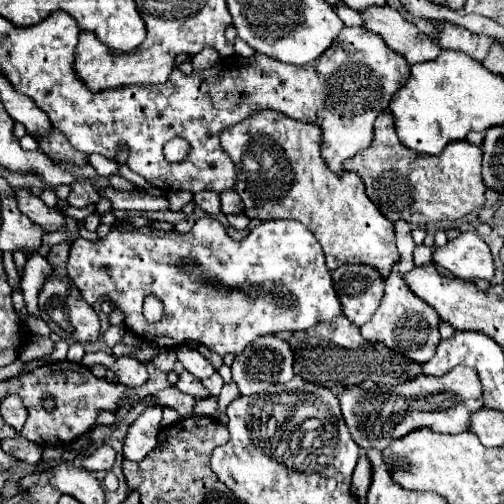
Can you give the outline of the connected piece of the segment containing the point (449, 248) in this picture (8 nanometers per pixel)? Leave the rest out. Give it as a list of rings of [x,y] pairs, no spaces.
[[[464,232],[434,252],[434,262],[450,270],[456,278],[472,280],[494,276],[494,258],[488,244],[474,232]]]

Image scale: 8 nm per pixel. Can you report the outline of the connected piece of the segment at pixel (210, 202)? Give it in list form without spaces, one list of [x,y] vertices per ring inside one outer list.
[[[202,190],[198,194],[194,194],[194,202],[198,208],[202,208],[206,214],[220,214],[220,196],[212,190]]]

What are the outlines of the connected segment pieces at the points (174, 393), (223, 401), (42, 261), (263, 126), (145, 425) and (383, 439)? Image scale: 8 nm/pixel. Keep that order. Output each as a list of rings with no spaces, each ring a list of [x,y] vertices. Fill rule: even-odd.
[[[170,386],[170,388],[162,390],[162,392],[156,392],[154,396],[158,398],[158,402],[160,402],[162,406],[172,406],[172,408],[176,408],[182,418],[188,416],[188,414],[192,414],[194,404],[198,402],[198,398],[194,398],[194,396],[190,396],[190,394],[184,394],[184,392],[180,392],[178,388],[174,388],[174,386]]]
[[[234,382],[224,384],[224,388],[222,388],[222,392],[220,392],[220,404],[218,404],[218,410],[216,410],[216,412],[224,412],[224,410],[226,410],[226,406],[230,404],[230,400],[232,400],[232,398],[236,398],[236,396],[240,396],[240,392],[238,392],[236,384],[234,384]]]
[[[32,254],[28,256],[28,262],[24,266],[24,274],[20,280],[20,288],[24,292],[24,300],[26,300],[26,308],[30,314],[38,316],[38,292],[44,284],[44,280],[50,274],[50,266],[46,264],[46,258],[40,254]]]
[[[258,110],[236,126],[222,130],[220,144],[238,168],[236,192],[244,202],[244,214],[248,218],[298,220],[308,226],[322,244],[330,270],[336,270],[342,264],[370,264],[378,268],[384,278],[388,276],[392,264],[398,260],[394,224],[388,222],[378,212],[376,204],[364,194],[364,182],[356,172],[342,170],[342,174],[336,174],[328,168],[320,154],[322,132],[316,124],[304,124],[276,110]],[[260,136],[284,148],[292,174],[286,174],[286,178],[284,174],[254,176],[240,168],[244,148],[250,148],[250,144],[254,144]]]
[[[150,406],[138,416],[138,420],[130,426],[126,434],[124,458],[140,462],[156,446],[160,420],[162,420],[162,406]]]
[[[458,366],[444,376],[418,376],[416,380],[398,386],[374,386],[372,390],[348,386],[340,392],[340,406],[354,442],[360,448],[384,450],[390,446],[390,440],[422,426],[446,434],[470,430],[468,422],[472,414],[484,408],[484,394],[478,374],[468,366]]]

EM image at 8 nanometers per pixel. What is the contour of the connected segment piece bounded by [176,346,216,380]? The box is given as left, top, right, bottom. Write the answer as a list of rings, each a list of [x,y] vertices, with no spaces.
[[[178,346],[178,348],[176,348],[176,356],[178,356],[178,360],[182,362],[182,366],[184,366],[190,374],[194,374],[196,378],[200,378],[200,380],[210,378],[210,376],[216,372],[216,368],[214,368],[200,352],[196,352],[196,350],[192,350],[192,348]]]

